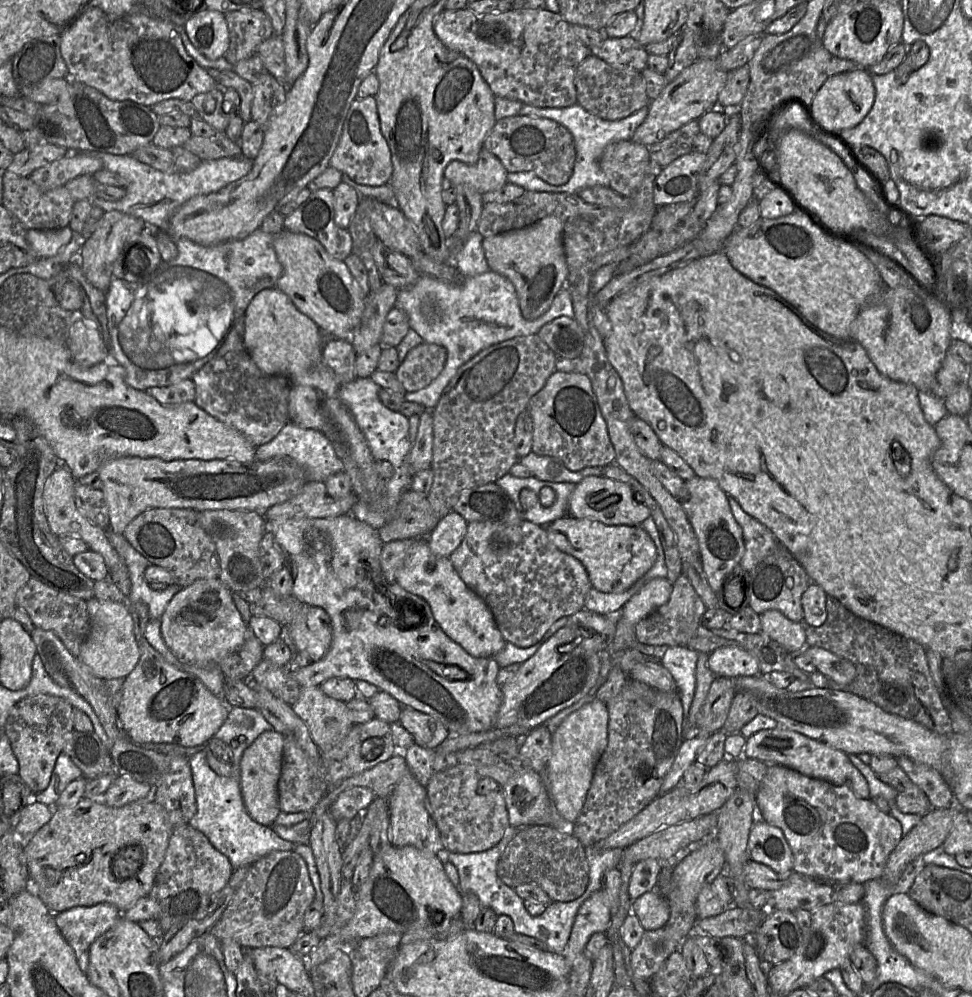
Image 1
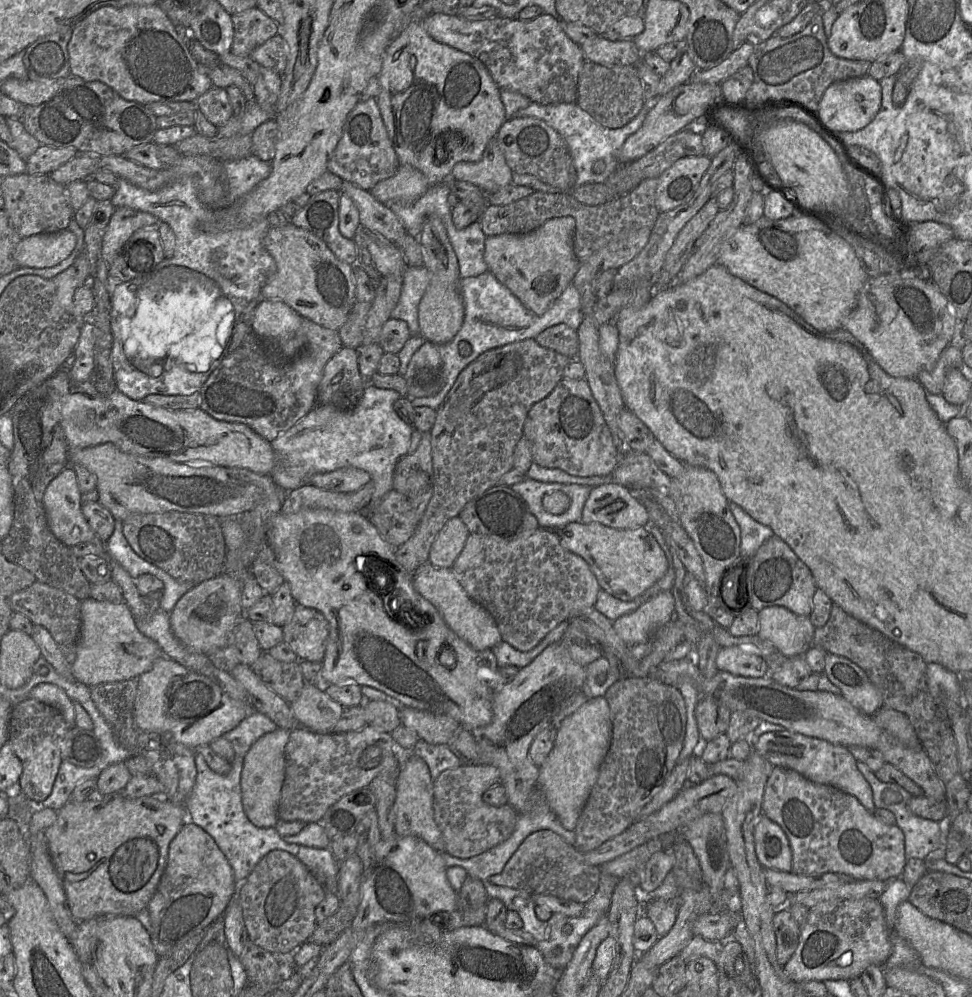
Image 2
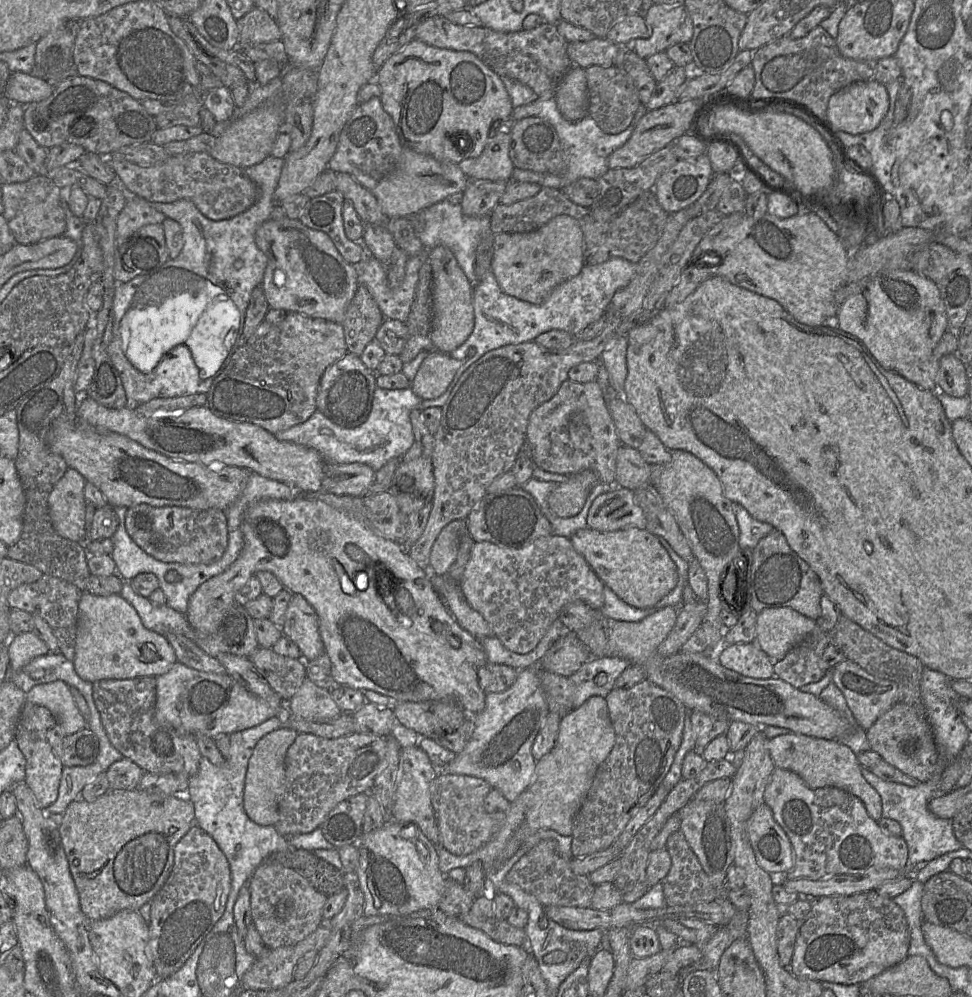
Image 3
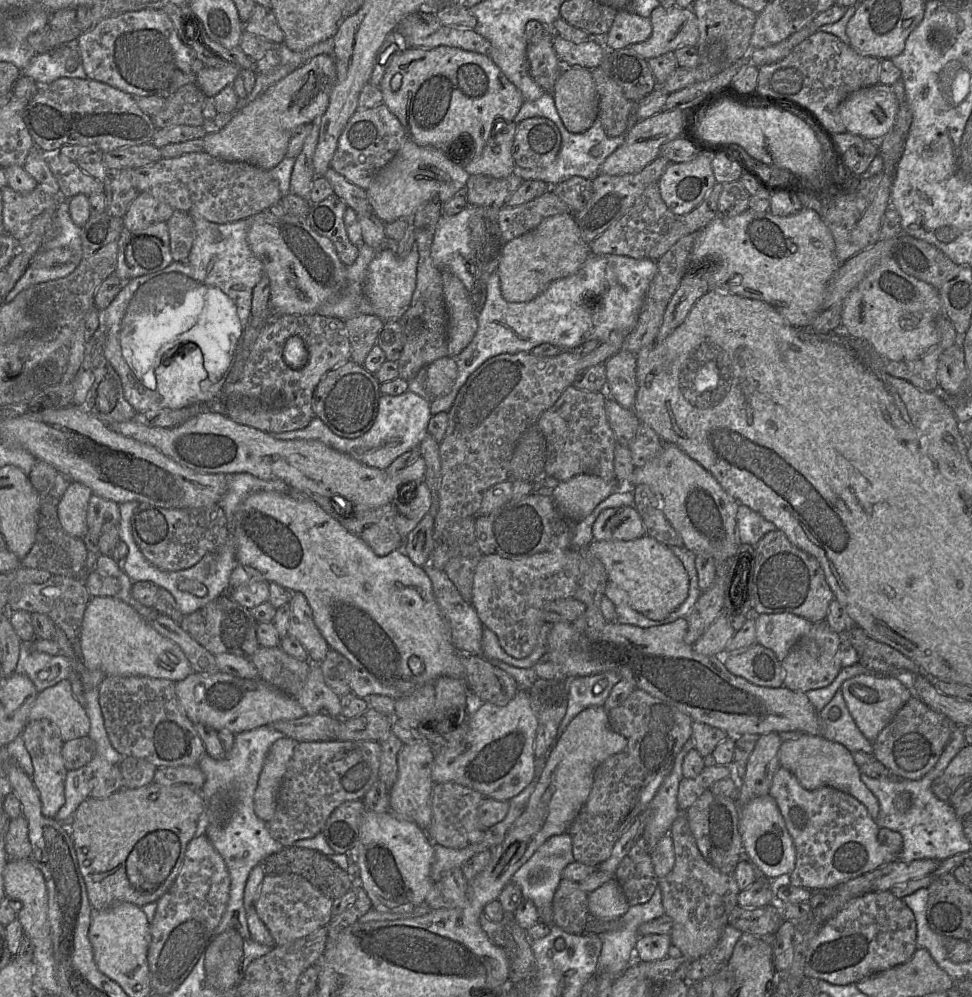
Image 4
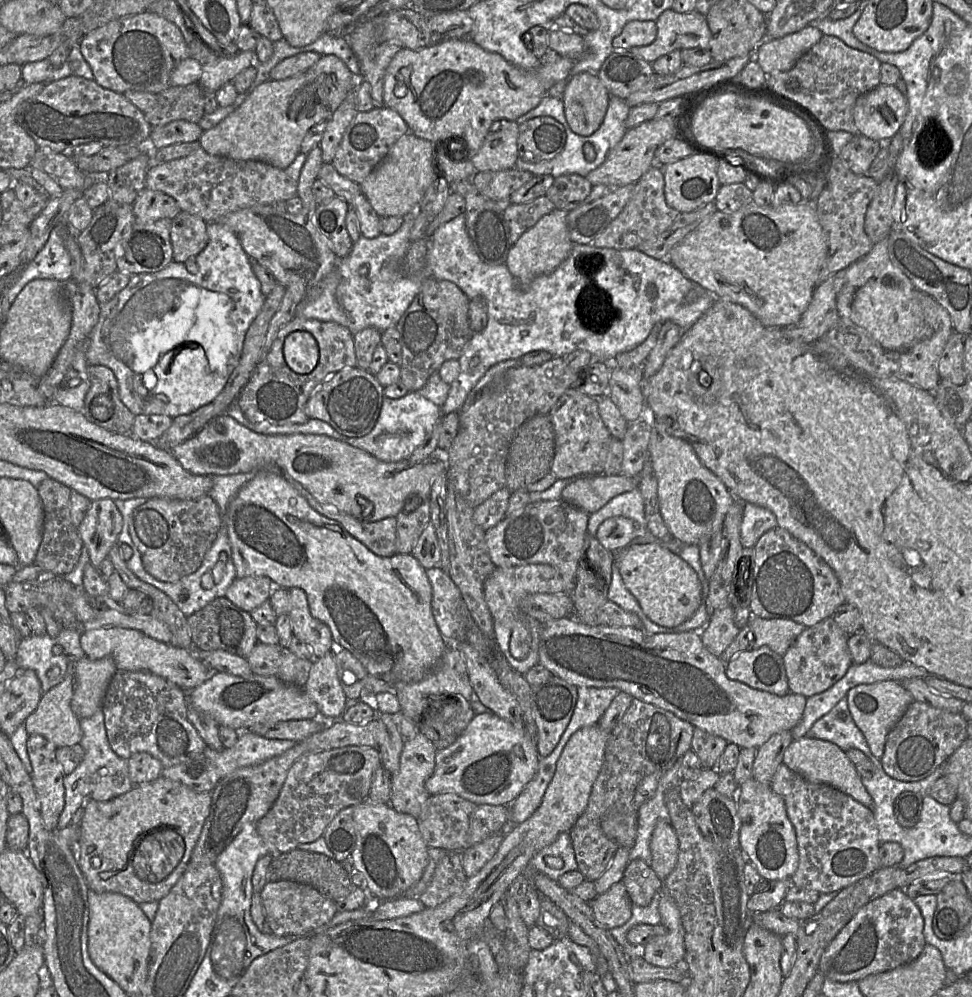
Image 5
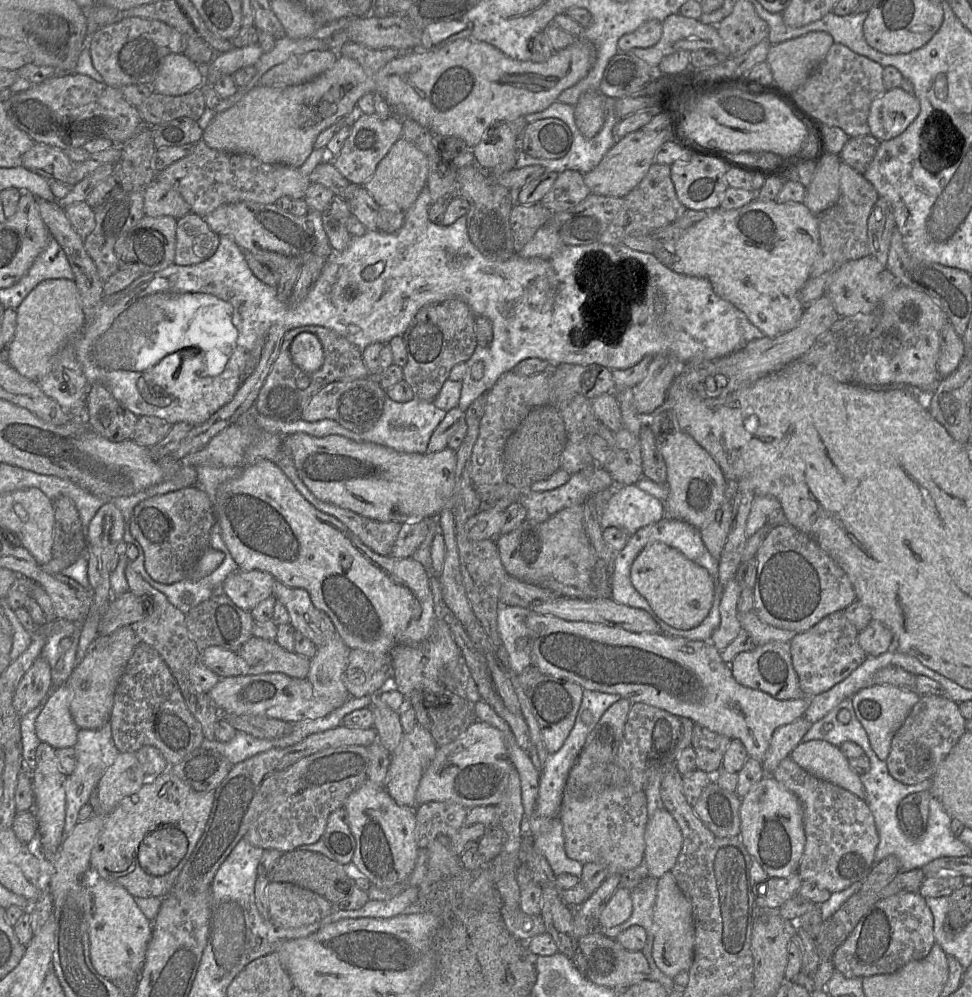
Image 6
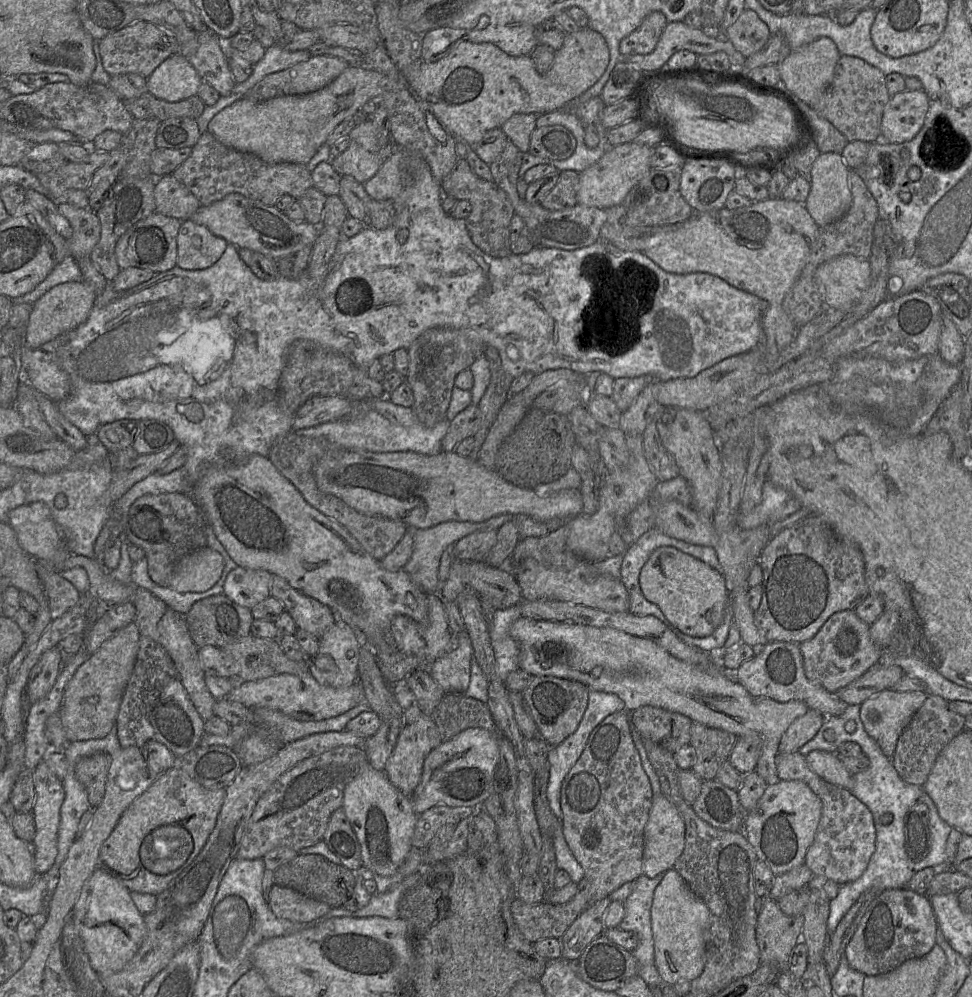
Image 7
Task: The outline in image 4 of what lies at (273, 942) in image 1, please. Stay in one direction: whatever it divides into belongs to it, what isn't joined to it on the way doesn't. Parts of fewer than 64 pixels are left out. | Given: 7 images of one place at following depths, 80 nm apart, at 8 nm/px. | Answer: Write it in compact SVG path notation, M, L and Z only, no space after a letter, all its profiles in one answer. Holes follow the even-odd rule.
M265 875L255 910L273 937L275 946L283 946L327 926L332 918L332 904L332 899L300 875Z

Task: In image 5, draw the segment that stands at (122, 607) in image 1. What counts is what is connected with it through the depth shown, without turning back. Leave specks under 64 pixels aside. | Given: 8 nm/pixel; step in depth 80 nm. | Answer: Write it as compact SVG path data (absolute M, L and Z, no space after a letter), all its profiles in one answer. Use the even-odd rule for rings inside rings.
M85 629L80 642L86 656L92 660L111 657L117 670L148 671L174 682L185 691L196 688L212 676L212 670L189 650L158 641L136 629Z

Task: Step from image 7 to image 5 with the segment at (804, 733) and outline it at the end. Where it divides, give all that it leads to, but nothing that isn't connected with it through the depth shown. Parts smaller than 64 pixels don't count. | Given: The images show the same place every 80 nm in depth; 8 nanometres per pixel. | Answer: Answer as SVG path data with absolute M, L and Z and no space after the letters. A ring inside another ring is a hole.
M790 730L772 735L768 741L756 749L752 768L752 779L763 784L770 784L777 768L782 763L787 747L792 743Z

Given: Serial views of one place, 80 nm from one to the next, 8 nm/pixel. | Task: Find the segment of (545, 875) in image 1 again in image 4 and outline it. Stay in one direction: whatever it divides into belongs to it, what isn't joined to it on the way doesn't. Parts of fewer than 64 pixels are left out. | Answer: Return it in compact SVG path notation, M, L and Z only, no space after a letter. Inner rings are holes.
M561 879L552 901L553 921L570 934L583 934L590 916L588 893L580 888L580 883Z

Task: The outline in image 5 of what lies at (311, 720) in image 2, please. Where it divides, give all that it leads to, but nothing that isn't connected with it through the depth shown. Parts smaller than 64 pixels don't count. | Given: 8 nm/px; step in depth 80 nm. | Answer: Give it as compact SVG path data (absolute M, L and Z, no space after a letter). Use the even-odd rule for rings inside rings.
M333 652L313 659L302 689L316 703L319 717L325 721L340 719L347 708L347 697L337 675Z

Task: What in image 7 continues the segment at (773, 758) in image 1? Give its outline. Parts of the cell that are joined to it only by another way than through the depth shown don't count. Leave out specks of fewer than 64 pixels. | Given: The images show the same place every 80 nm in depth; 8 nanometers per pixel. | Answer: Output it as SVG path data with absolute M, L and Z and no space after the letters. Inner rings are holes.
M814 750L805 755L805 760L810 769L825 781L852 790L853 777L840 761L838 753Z

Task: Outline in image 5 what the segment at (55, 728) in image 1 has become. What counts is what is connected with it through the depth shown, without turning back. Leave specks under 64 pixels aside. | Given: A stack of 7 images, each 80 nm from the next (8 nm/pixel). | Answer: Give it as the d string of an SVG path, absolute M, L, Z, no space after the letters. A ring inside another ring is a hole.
M30 735L27 751L32 764L32 783L40 803L41 818L48 830L58 829L65 806L63 767L56 758L57 747L42 735Z

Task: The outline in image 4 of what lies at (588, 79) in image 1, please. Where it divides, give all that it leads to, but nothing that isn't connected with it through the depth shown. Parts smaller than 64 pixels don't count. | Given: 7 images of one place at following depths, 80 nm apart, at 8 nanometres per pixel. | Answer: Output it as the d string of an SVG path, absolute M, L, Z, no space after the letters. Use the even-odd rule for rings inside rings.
M600 67L591 70L591 74L599 98L597 119L601 122L607 136L619 136L627 128L633 101L625 97L620 86Z

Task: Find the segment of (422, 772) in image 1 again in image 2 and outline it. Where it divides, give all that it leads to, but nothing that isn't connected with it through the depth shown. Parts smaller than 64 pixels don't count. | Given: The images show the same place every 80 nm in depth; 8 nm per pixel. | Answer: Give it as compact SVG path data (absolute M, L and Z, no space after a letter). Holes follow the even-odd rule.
M420 739L410 752L426 762L433 780L443 771L458 768L462 764L461 759L444 744L433 745Z

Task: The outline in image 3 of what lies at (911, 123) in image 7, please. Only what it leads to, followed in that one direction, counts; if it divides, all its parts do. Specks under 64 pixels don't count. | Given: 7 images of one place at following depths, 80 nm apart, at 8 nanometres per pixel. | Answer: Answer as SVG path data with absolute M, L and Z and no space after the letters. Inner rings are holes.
M871 79L855 82L833 94L828 102L827 120L837 131L858 135L877 128L888 110L889 95L886 86Z

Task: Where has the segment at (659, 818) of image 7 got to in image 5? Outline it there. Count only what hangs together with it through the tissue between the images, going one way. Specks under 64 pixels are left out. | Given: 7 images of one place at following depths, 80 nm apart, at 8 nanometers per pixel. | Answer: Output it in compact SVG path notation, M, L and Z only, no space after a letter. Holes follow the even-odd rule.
M659 820L650 839L651 868L663 881L675 868L679 841L670 821Z

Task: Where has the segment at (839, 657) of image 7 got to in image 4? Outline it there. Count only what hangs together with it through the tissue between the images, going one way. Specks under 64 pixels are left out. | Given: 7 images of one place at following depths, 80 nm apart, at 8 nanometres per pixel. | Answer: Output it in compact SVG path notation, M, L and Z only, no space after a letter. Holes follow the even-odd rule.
M825 620L812 623L809 631L796 641L781 661L783 686L793 691L806 693L830 685L842 669L838 657L841 642L840 634L833 631Z

